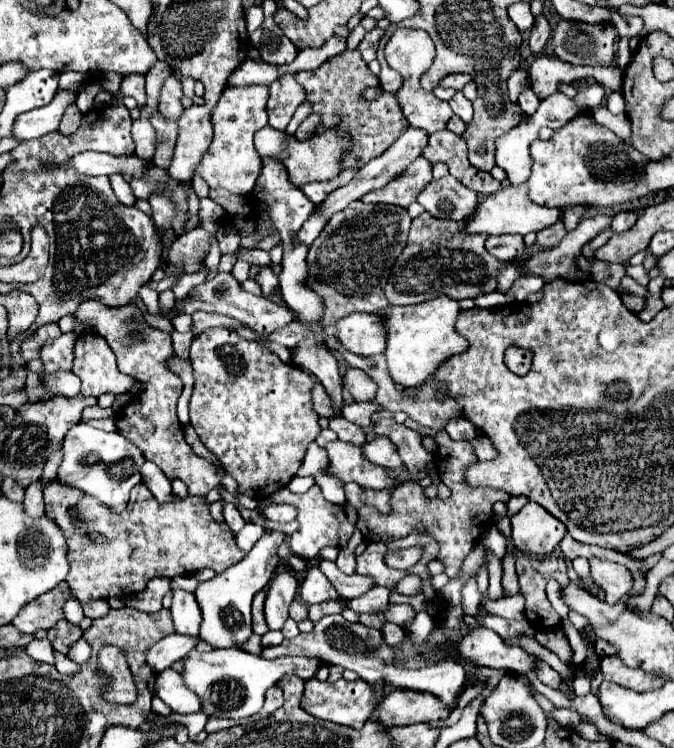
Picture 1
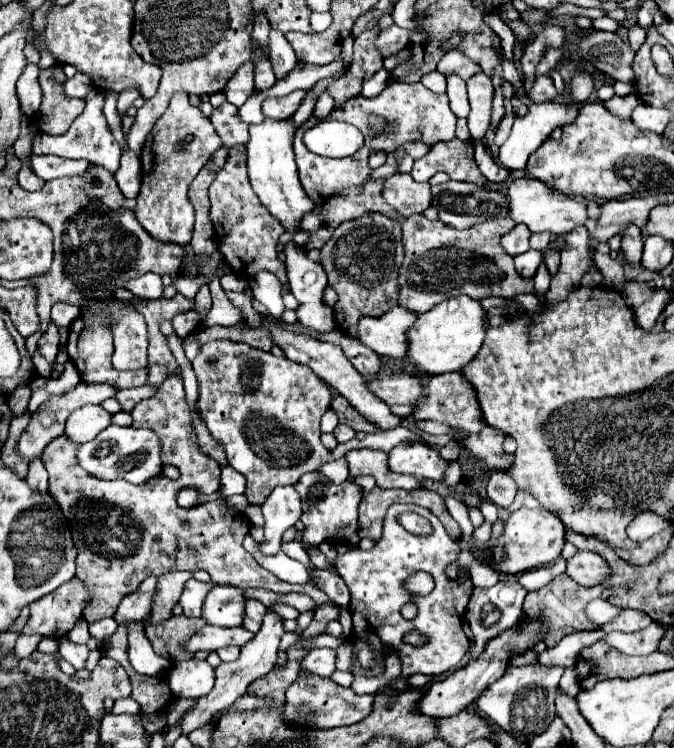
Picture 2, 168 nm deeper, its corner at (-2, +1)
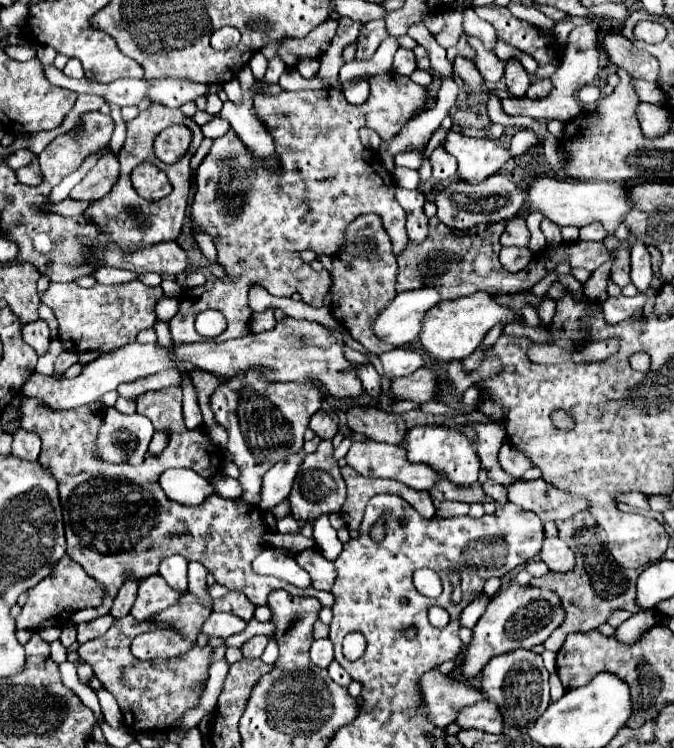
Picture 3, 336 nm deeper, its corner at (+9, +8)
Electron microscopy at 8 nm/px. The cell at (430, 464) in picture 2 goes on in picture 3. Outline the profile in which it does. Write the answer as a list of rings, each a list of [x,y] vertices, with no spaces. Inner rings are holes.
[[[428,424],[428,426],[414,426],[408,430],[406,440],[402,444],[406,448],[410,462],[424,462],[436,468],[442,476],[448,476],[454,484],[470,486],[478,480],[480,472],[480,458],[474,450],[474,440],[466,438],[458,430],[450,430],[442,424]]]

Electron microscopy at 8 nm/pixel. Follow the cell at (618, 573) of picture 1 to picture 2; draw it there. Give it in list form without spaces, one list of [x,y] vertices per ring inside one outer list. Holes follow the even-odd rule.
[[[577,551],[575,557],[567,561],[567,575],[583,587],[593,587],[611,577],[611,567],[597,553]]]

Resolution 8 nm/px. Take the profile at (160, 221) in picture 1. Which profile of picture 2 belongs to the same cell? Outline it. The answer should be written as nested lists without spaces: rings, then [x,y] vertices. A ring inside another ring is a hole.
[[[183,91],[175,93],[171,97],[167,111],[155,121],[141,151],[143,177],[135,213],[139,217],[139,223],[147,229],[147,233],[151,233],[151,237],[179,245],[191,241],[195,217],[193,205],[187,197],[187,187],[193,181],[193,177],[203,169],[203,165],[209,161],[211,153],[217,149],[219,149],[219,135],[215,133],[215,129],[211,129],[211,121],[189,103],[187,93]],[[185,135],[193,135],[197,137],[197,141],[179,149]]]

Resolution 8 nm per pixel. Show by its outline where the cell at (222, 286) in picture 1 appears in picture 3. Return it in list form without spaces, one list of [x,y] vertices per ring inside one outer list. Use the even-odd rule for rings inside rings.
[[[138,280],[104,286],[96,284],[94,288],[80,288],[76,282],[50,284],[46,292],[38,292],[40,302],[52,308],[60,324],[60,342],[68,352],[86,352],[86,350],[114,350],[116,346],[126,346],[136,340],[136,334],[144,328],[154,326],[154,306],[164,296],[160,286],[148,288]]]

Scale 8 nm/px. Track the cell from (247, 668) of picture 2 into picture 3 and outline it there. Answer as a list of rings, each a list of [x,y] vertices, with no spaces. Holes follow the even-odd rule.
[[[254,636],[250,638],[244,646],[242,646],[242,652],[244,652],[244,658],[260,658],[264,648],[268,644],[268,636]]]

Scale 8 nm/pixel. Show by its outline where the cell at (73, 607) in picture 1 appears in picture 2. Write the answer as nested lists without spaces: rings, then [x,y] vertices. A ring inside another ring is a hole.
[[[81,617],[67,635],[71,635],[71,641],[75,641],[75,643],[87,643],[87,639],[89,639],[89,623]]]

